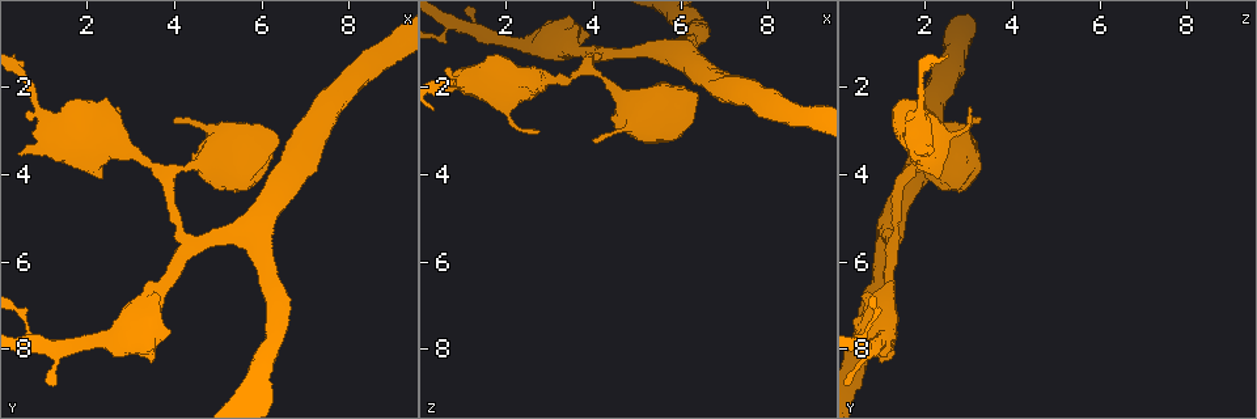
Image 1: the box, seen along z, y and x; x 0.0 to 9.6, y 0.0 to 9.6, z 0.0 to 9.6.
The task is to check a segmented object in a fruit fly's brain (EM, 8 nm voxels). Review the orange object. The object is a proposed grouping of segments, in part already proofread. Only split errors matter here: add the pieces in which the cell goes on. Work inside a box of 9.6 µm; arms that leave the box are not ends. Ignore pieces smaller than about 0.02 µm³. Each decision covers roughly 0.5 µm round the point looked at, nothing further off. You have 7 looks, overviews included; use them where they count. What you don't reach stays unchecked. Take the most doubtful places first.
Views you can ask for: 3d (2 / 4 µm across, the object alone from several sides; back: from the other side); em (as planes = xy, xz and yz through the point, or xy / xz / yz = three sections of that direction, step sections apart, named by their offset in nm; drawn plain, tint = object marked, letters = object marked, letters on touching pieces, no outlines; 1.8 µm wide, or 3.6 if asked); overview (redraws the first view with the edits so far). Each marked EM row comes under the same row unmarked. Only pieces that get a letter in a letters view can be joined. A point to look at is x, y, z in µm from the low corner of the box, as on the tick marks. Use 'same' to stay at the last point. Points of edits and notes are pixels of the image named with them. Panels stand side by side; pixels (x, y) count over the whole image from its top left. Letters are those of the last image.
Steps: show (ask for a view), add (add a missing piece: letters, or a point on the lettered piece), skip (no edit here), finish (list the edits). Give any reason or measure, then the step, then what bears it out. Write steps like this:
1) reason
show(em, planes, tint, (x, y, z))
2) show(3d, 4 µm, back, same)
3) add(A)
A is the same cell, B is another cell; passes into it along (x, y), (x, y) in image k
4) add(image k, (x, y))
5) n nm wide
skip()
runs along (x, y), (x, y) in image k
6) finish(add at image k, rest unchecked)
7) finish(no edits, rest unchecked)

free end
show(3d, 4 µm, (0.70, 2.70, 1.50))

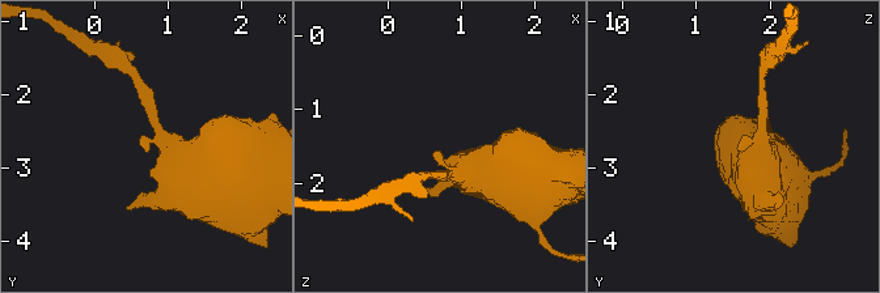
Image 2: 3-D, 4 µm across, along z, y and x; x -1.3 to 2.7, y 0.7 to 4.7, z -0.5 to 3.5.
arms of 180, 700 nm
show(em, 3.6 µm, xz, step 16, letters, (0.70, 2.75, 1.60))

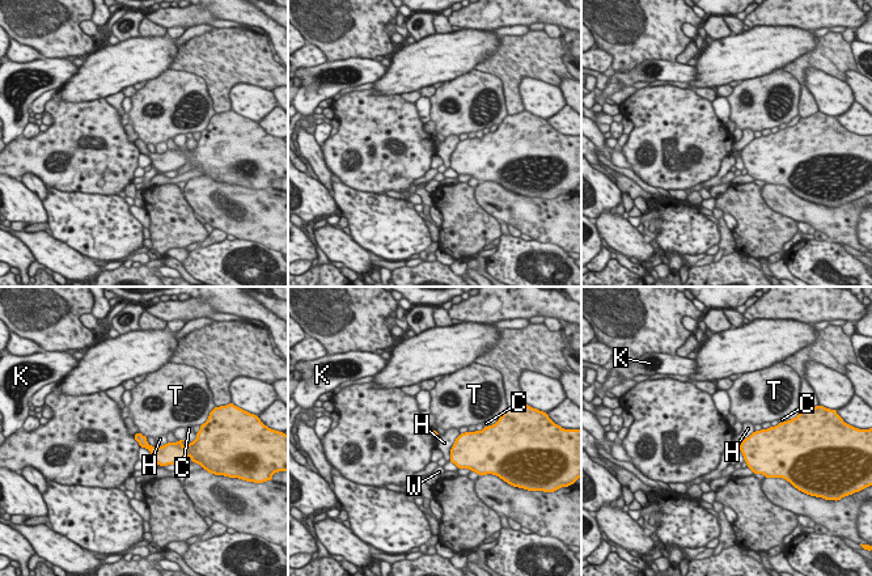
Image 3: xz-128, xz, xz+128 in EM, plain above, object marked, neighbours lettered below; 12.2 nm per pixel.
another direction
show(em, 3.6 µm, planes, letters, same)

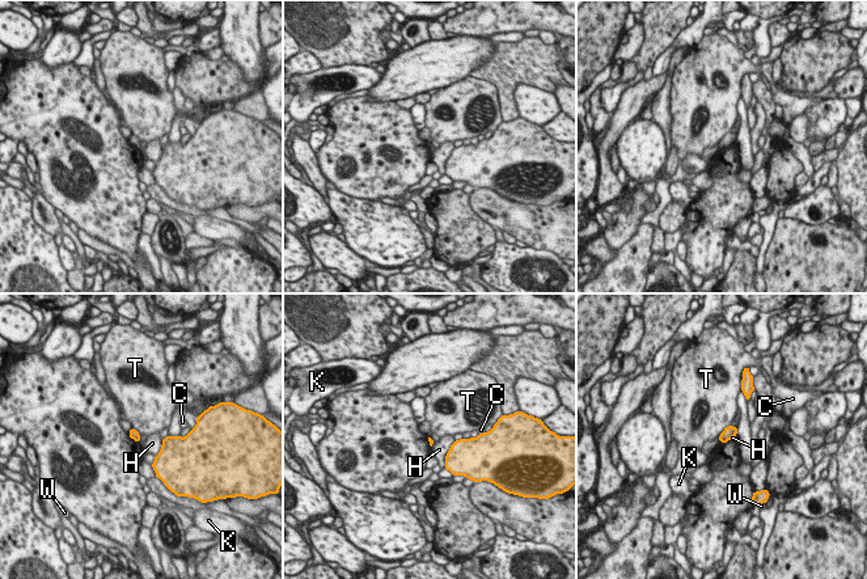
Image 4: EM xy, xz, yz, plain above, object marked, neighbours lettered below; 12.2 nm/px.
H touches over 360 nm
skip()
C, H, K, T and W are other cells; none of them fits

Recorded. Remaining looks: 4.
narrows sharply
show(3d, 4 µm, back, (4.05, 3.85, 1.65))

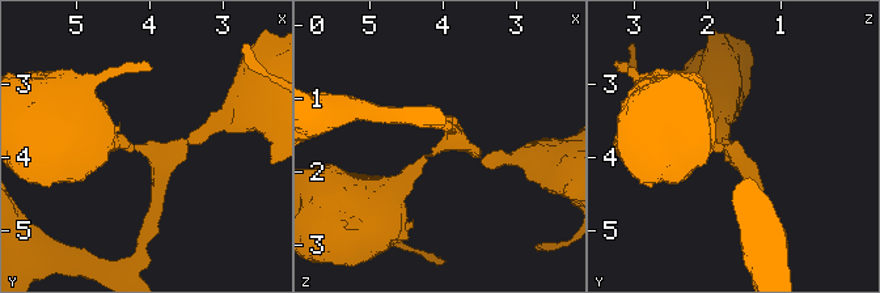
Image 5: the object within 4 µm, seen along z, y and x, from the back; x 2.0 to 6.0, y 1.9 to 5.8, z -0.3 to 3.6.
3 arms; arms of 200, 200, 360 nm
show(em, 3.6 µm, planes, letters, (4.05, 3.90, 1.65))

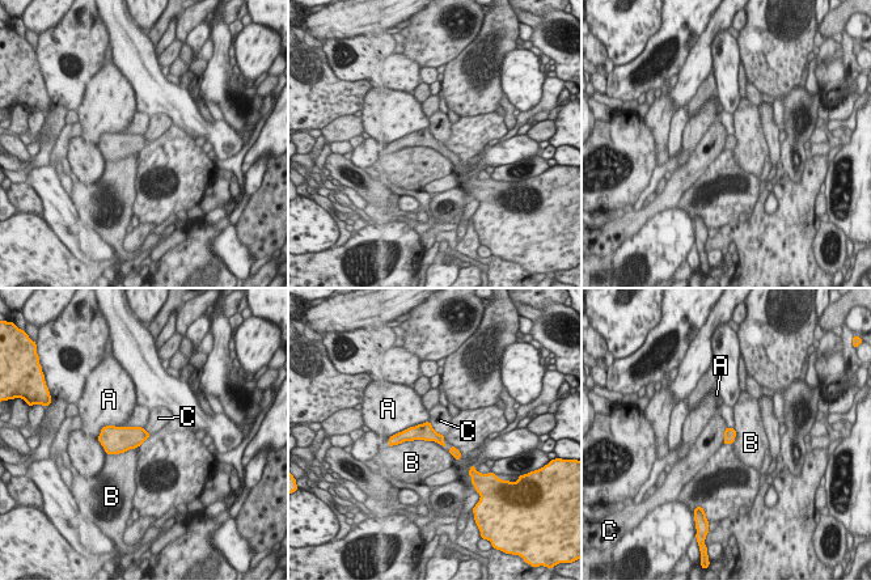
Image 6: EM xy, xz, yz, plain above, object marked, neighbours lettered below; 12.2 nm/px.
skip()
A, B and C are other cells; border along (428, 422), (443, 435) in image 6; no lettered piece goes on from it

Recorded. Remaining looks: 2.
thin end
show(3d, 4 µm, (4.00, 2.75, 3.30))

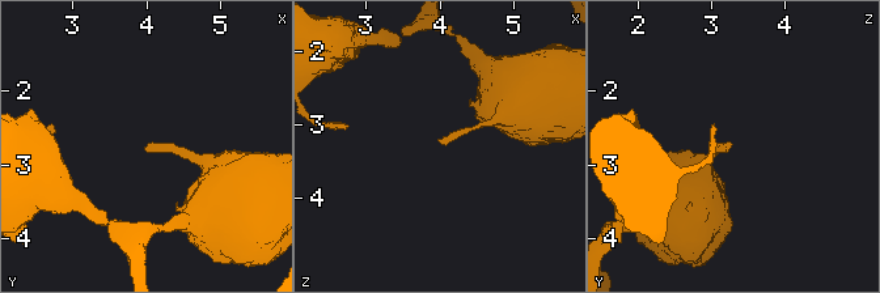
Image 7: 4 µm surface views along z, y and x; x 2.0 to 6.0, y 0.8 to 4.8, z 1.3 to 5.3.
shape alone is not enough
show(em, planes, letters, (4.00, 2.75, 3.25))

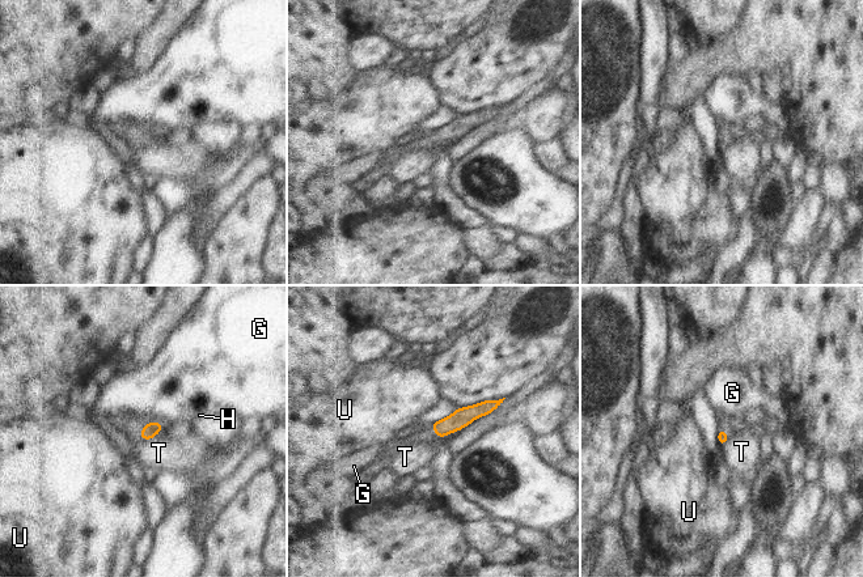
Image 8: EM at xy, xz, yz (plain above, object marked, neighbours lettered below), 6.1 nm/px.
T touches over 160 nm
skip()
G, H, T and U are other cells; runs along (495, 403), (436, 428) in image 8; none of them fits

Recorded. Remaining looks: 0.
finish(no edits, rest unchecked)

